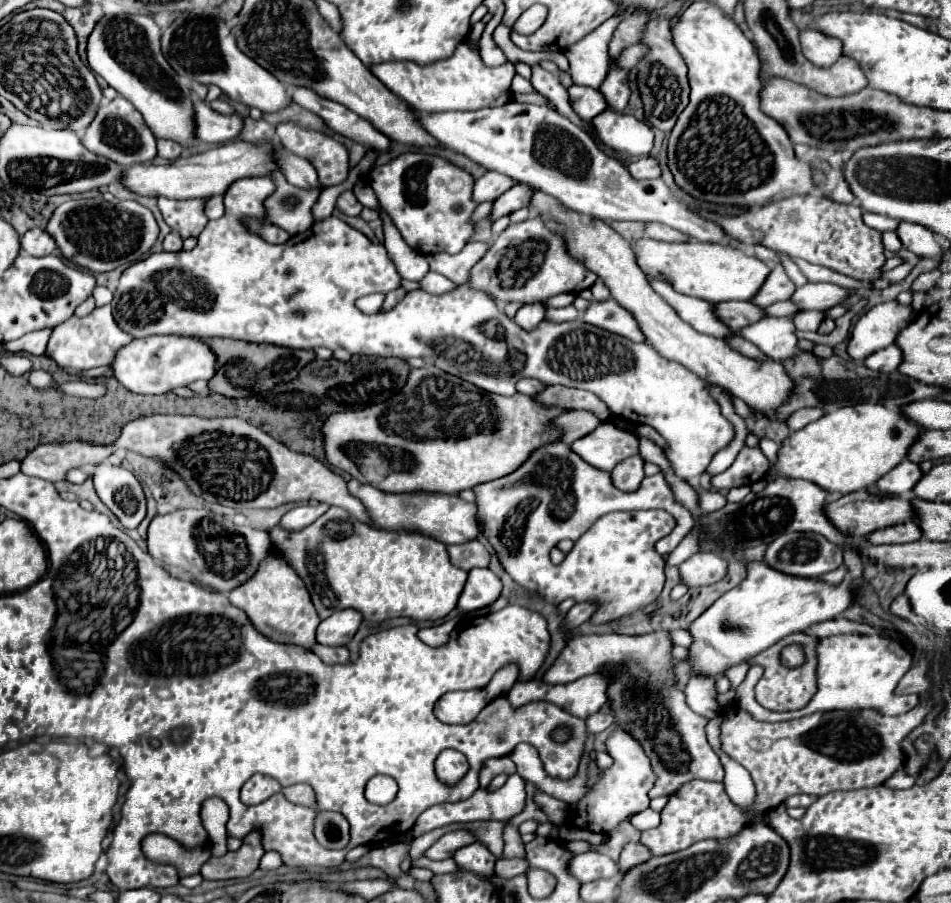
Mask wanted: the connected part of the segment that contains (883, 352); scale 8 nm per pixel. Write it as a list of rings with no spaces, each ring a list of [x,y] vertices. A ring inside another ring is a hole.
[[[891,344],[889,348],[881,348],[867,356],[863,364],[877,372],[893,372],[901,364],[901,350],[895,344]]]

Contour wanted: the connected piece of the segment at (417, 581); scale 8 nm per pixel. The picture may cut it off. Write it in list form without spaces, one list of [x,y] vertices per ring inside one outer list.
[[[331,506],[317,522],[313,522],[301,532],[289,534],[279,526],[273,528],[271,540],[273,548],[285,554],[289,566],[297,574],[301,574],[301,580],[305,582],[311,594],[311,602],[323,620],[329,618],[333,612],[345,608],[361,612],[363,620],[367,622],[383,622],[387,618],[399,618],[399,616],[417,622],[441,620],[451,610],[455,610],[457,600],[463,592],[463,584],[467,580],[467,572],[449,562],[445,544],[425,536],[401,536],[393,532],[373,530],[371,526],[359,522],[353,516],[349,524],[349,514],[337,506]]]

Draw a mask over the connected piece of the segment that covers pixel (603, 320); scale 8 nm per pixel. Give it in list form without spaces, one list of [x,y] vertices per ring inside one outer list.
[[[609,298],[605,302],[591,302],[591,306],[585,312],[585,318],[593,326],[605,328],[605,330],[615,332],[625,338],[633,338],[635,342],[643,342],[643,334],[637,326],[635,318],[625,308],[621,308],[613,298]]]

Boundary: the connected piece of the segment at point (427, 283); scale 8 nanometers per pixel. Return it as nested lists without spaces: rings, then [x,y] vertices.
[[[429,272],[419,284],[421,284],[423,290],[427,290],[427,292],[431,292],[431,294],[445,294],[445,292],[449,292],[451,288],[457,286],[457,284],[449,282],[445,276],[439,276],[439,274],[435,274],[435,272]]]

